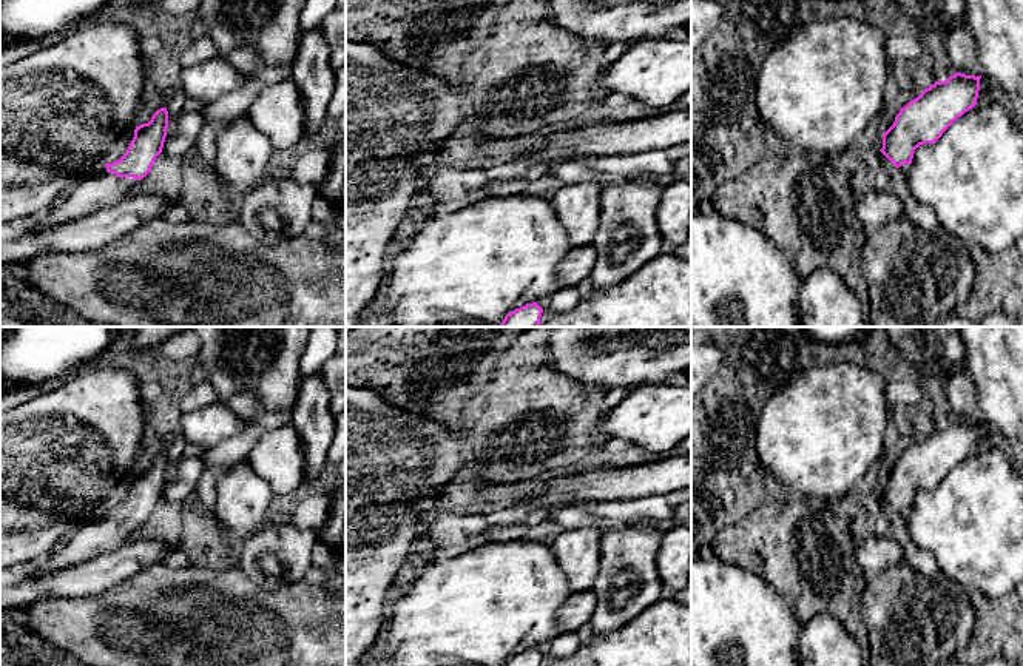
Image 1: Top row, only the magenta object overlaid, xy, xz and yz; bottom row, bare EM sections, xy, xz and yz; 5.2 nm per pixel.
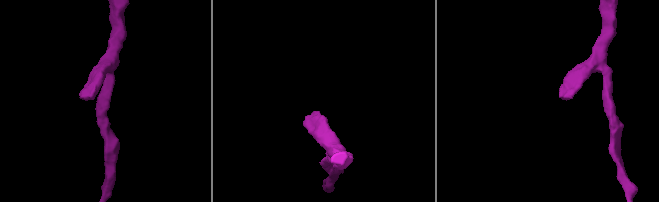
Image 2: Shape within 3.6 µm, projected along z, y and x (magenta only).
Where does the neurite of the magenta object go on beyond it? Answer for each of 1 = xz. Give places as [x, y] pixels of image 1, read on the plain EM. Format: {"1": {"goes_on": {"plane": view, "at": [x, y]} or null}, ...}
{"1": {"goes_on": null}}

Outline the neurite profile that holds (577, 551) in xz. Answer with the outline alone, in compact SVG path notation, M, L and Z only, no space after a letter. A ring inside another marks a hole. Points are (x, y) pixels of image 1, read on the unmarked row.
M596 523L563 530L551 550L566 575L571 594L593 589L600 570L600 540L605 533Z

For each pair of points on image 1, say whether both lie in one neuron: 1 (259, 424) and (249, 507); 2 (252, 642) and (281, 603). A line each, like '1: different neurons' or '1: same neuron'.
1: different neurons
2: same neuron

